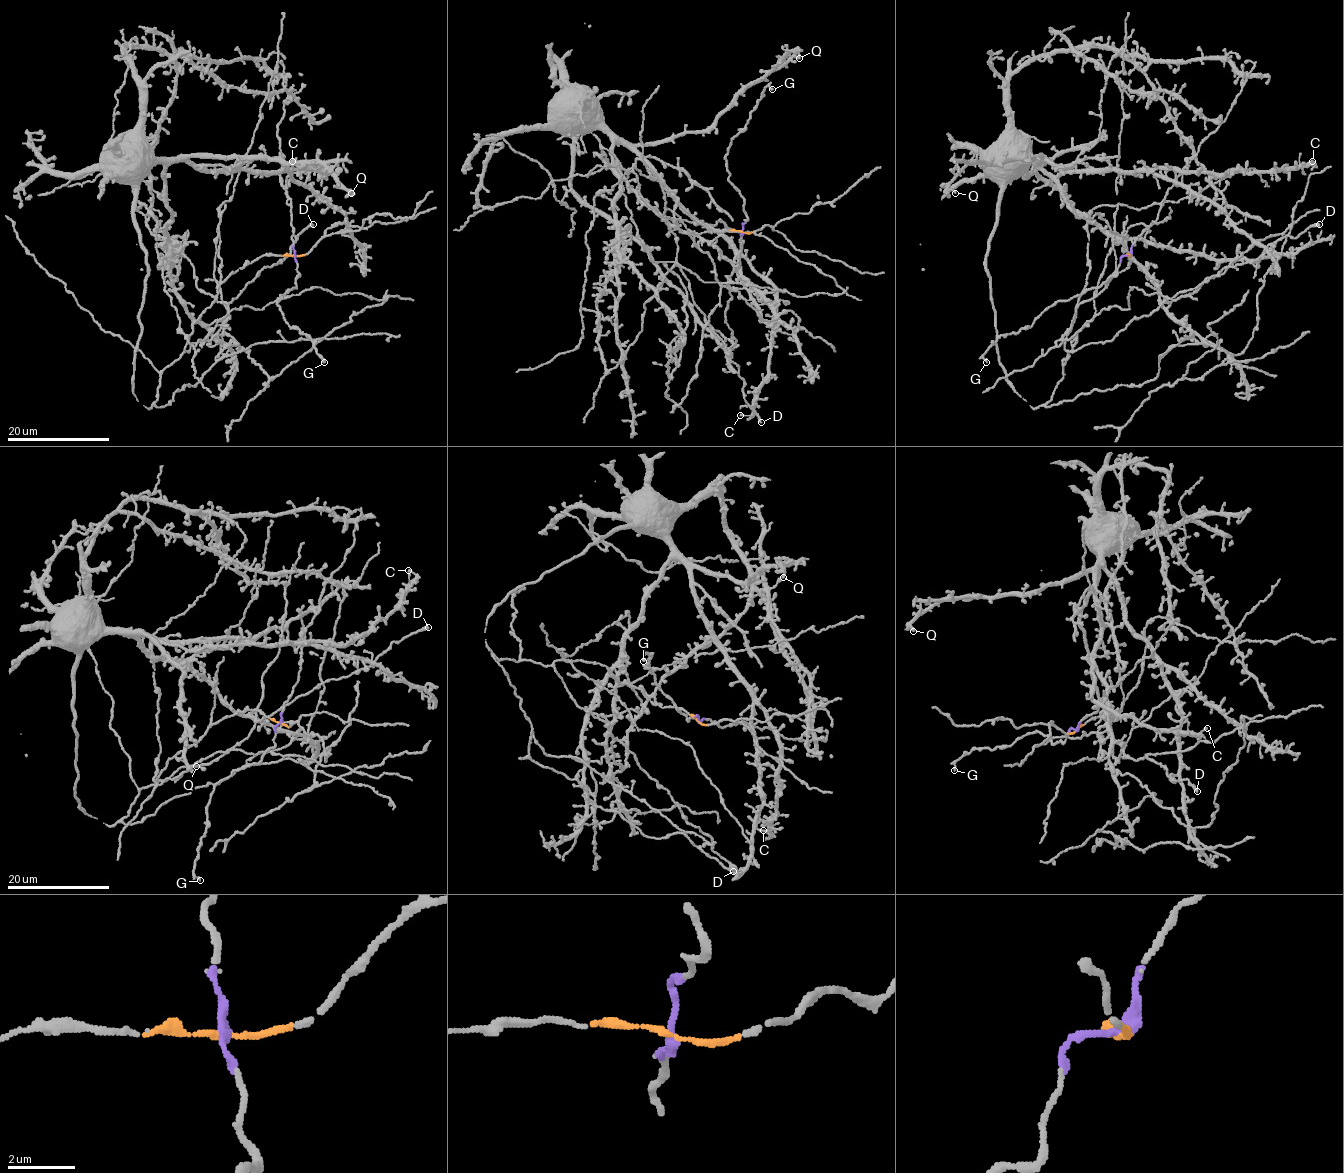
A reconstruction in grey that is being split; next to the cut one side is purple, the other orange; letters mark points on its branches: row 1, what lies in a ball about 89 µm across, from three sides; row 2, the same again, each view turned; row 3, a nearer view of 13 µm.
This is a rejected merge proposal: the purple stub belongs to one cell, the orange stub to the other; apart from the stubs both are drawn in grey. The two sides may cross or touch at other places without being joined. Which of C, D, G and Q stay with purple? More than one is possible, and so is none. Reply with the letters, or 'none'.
G

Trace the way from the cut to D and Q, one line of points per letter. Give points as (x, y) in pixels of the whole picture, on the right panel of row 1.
D: (1128, 256), (1126, 268), (1078, 305), (1065, 350), (1110, 341), (1166, 300), (1320, 224)
Q: (1128, 256), (1076, 309), (1045, 406), (1154, 379), (1175, 345), (1226, 352), (1041, 157), (969, 162), (955, 193)

